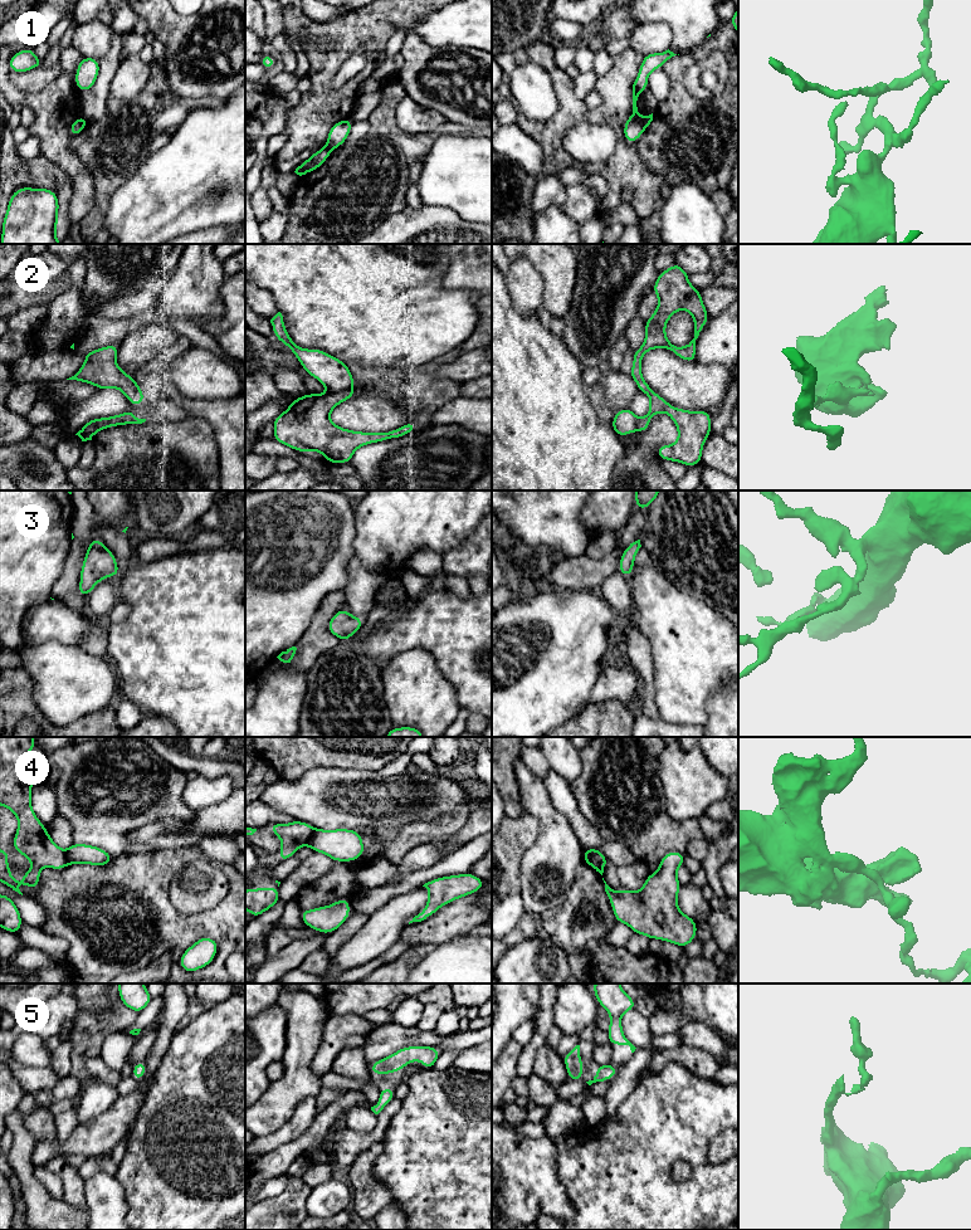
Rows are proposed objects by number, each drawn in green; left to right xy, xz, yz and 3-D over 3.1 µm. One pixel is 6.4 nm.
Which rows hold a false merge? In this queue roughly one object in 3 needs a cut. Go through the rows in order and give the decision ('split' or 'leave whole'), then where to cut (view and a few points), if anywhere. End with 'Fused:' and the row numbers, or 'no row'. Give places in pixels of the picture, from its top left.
1: split; cut in yz along (642, 117), (643, 130)
2: split; cut in xz along (350, 387), (328, 391)
3: leave whole; no cut
4: split; cut in xz along (315, 830), (307, 844)
5: leave whole; no cut
Fused: 1, 2, 4

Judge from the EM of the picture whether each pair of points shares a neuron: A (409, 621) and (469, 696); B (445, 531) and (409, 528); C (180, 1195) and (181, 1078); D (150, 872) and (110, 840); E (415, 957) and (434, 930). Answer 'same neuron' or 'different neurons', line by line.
A: same neuron
B: same neuron
C: same neuron
D: different neurons
E: different neurons

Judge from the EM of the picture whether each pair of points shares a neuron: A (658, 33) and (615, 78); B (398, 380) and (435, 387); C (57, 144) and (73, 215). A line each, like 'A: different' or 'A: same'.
A: different
B: same
C: same

